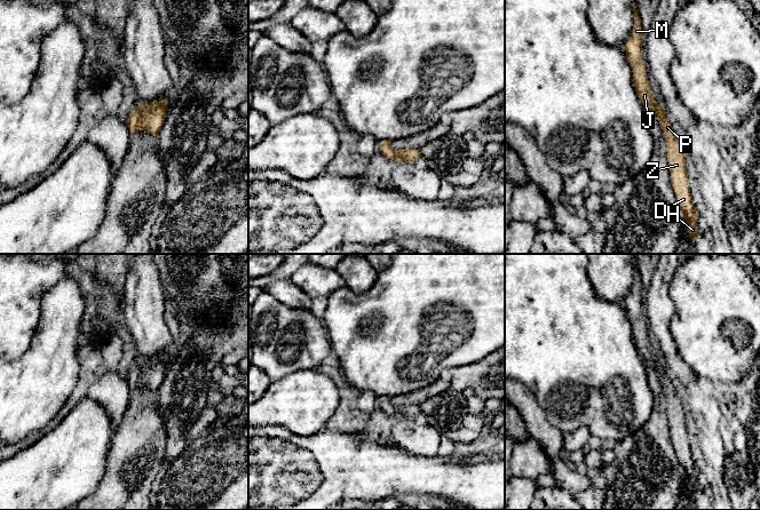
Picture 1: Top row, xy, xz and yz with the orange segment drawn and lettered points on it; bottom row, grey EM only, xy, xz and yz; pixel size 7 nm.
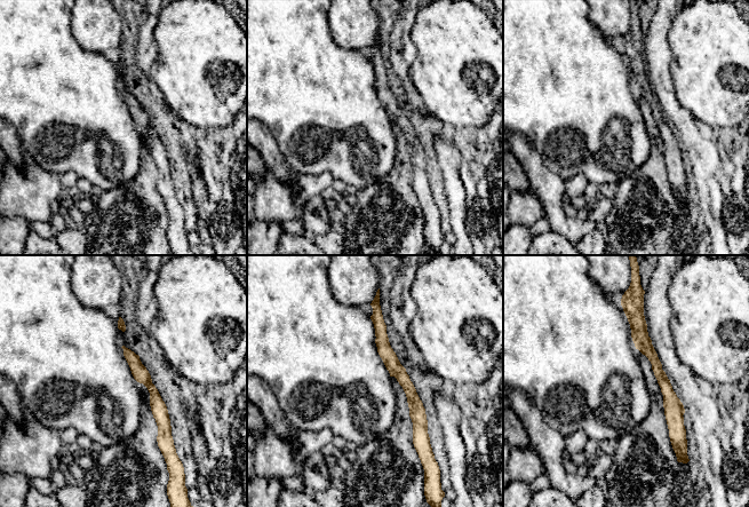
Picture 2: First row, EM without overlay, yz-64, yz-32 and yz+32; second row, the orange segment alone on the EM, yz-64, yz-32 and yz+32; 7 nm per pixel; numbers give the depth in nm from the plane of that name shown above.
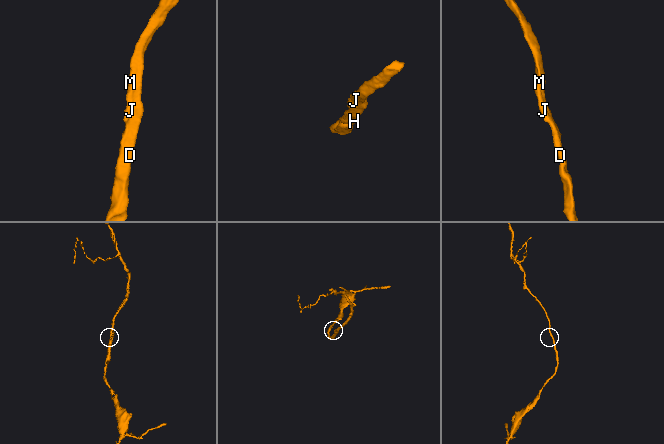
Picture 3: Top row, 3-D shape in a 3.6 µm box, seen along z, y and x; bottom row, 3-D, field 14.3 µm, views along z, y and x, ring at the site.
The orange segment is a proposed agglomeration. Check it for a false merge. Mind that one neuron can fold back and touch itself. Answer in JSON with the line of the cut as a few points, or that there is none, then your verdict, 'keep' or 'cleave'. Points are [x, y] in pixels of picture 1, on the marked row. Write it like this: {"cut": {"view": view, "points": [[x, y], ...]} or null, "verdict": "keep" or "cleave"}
{"cut": null, "verdict": "keep"}

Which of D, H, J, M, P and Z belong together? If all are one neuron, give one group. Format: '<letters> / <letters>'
D H J M P Z

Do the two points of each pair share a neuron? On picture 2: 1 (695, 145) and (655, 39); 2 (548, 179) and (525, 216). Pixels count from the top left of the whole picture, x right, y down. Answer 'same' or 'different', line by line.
1: same
2: different

